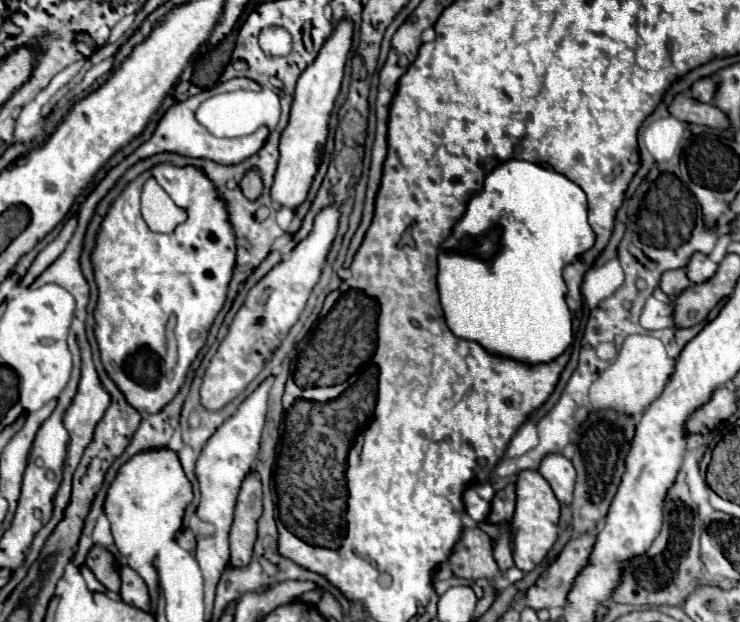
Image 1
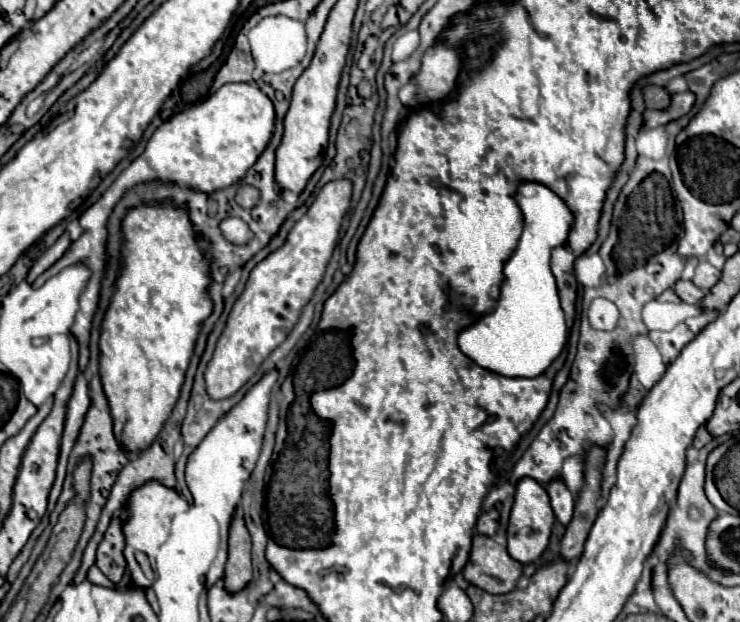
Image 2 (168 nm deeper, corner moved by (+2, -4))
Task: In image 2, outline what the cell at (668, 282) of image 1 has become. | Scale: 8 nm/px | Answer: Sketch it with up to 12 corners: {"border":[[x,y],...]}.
{"border":[[688,280],[676,282],[674,290],[686,304],[700,304],[706,296]]}

